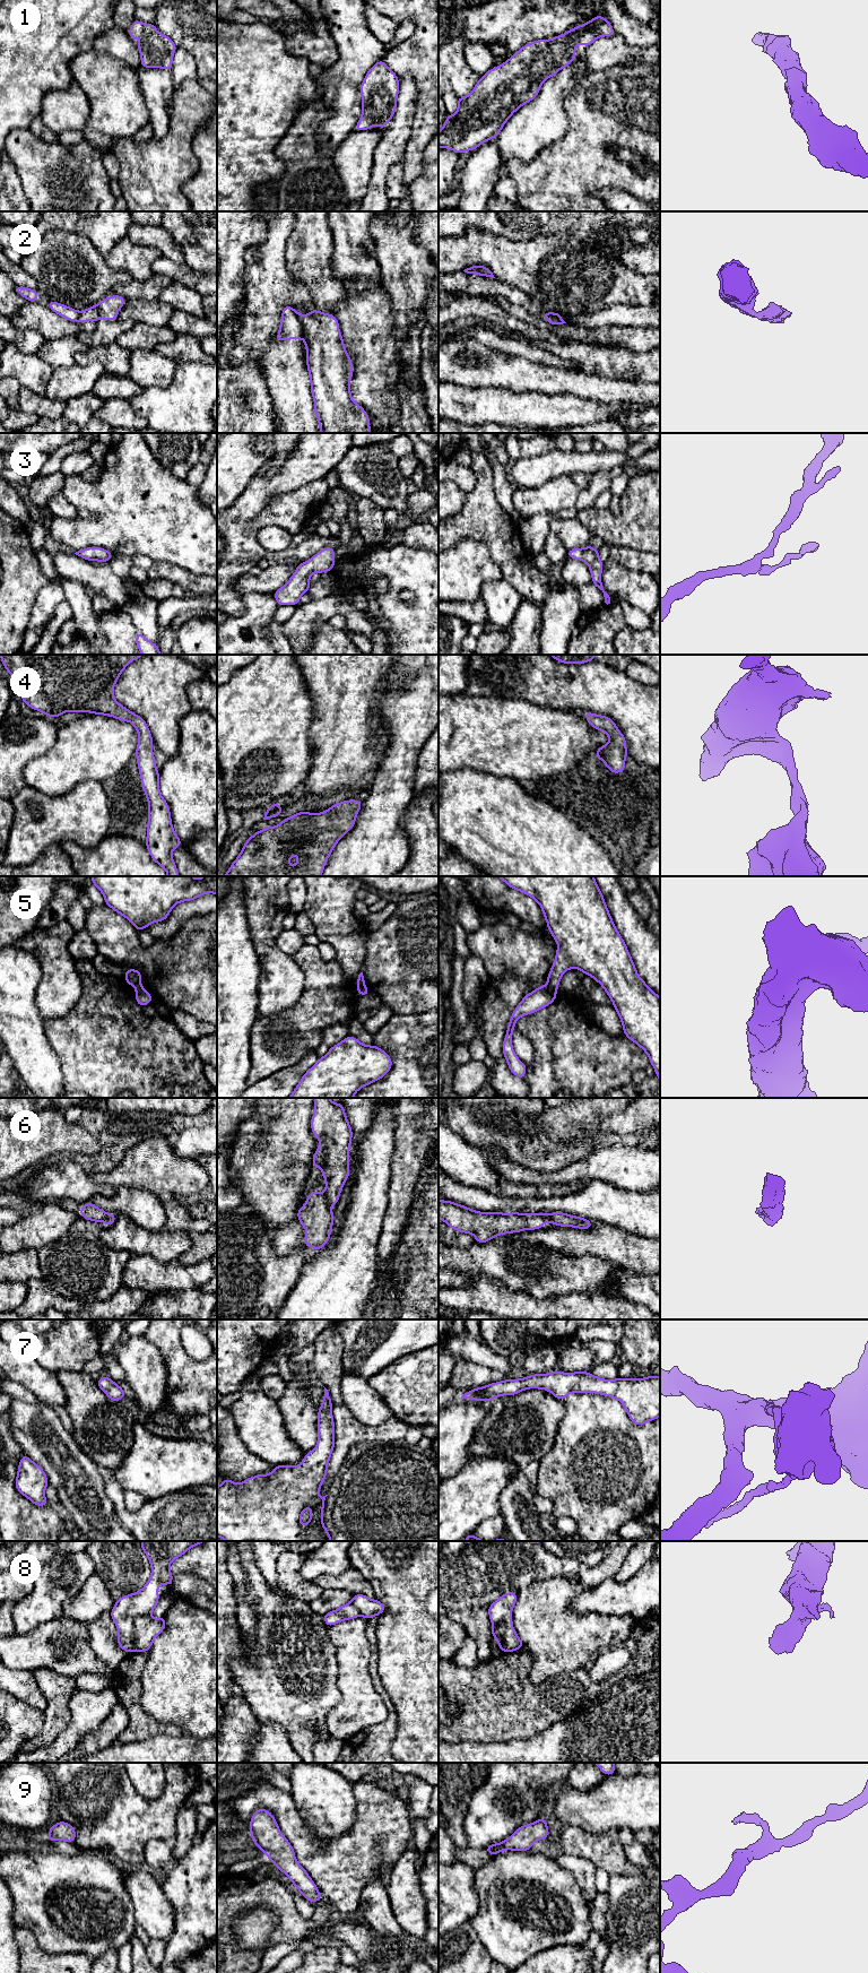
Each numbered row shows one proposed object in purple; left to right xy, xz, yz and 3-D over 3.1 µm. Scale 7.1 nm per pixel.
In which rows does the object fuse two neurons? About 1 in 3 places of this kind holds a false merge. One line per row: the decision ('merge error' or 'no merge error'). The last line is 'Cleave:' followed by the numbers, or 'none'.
1: no merge error
2: merge error
3: no merge error
4: no merge error
5: merge error
6: merge error
7: no merge error
8: merge error
9: no merge error
Cleave: 2, 5, 6, 8

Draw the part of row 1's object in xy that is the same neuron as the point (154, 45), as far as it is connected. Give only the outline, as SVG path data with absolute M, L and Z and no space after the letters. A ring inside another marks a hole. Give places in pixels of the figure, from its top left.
M133 20L128 29L133 42L138 40L138 28L144 28L141 42L137 45L141 57L140 67L163 68L171 71L175 43L164 34L157 32L154 24L145 24Z

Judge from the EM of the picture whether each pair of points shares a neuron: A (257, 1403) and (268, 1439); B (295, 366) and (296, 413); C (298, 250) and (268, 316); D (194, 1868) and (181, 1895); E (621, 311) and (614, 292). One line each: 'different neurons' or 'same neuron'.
A: same neuron
B: same neuron
C: different neurons
D: same neuron
E: different neurons

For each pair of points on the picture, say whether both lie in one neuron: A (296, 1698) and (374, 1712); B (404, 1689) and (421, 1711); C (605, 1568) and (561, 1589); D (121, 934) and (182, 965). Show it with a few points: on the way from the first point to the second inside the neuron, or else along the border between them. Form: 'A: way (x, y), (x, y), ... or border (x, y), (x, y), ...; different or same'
A: border (338, 1679), (340, 1701), (327, 1716), (328, 1731); different
B: way (409, 1695), (419, 1705); same
C: border (554, 1576), (576, 1576), (591, 1588); different
D: way (136, 949), (148, 961), (167, 963); same

